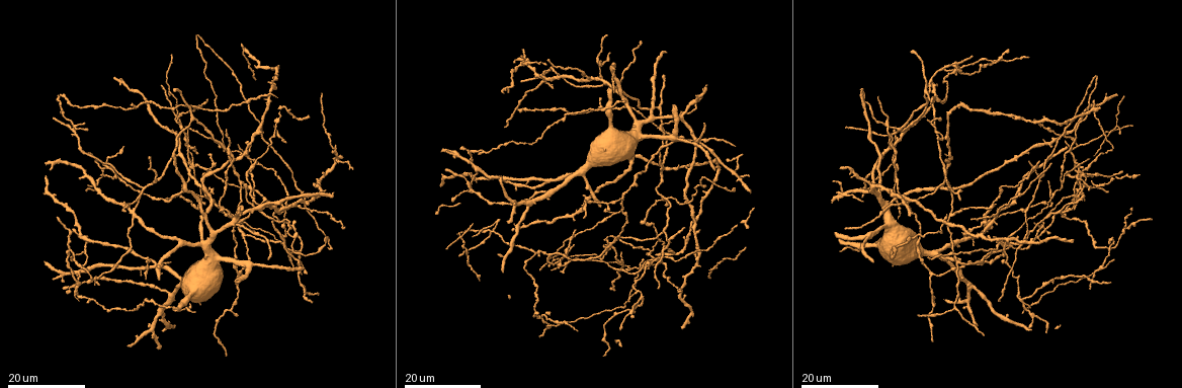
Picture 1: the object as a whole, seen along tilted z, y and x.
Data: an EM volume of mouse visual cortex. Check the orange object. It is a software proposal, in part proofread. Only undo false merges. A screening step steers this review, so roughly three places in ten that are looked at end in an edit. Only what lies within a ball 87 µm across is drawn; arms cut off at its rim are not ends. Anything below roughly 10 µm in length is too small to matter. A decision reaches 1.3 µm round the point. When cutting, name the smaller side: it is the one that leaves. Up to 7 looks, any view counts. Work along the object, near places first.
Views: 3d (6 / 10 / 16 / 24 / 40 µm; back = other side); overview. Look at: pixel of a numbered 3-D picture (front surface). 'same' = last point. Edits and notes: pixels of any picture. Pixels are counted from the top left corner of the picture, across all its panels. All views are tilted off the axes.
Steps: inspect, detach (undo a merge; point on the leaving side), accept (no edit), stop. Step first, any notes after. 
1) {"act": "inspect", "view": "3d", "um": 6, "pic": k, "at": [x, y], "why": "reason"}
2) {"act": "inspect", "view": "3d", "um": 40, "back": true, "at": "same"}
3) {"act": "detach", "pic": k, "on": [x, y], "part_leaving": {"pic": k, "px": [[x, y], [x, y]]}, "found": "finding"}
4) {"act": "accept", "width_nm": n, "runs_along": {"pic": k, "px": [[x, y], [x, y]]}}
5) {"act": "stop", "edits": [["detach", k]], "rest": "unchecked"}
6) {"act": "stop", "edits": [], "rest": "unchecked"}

{"act": "inspect", "view": "3d", "um": 16, "pic": 1, "at": [193, 165], "why": "a fork"}

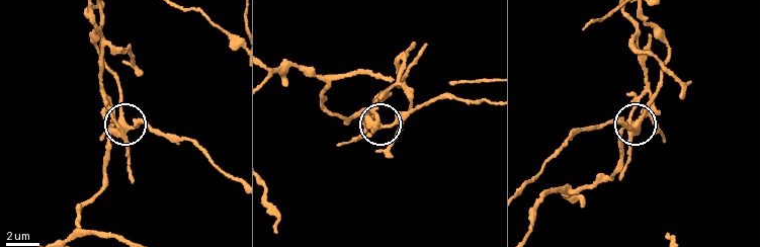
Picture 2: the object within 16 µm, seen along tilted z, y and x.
{"act": "inspect", "view": "3d", "um": 6, "pic": 2, "at": [635, 128]}

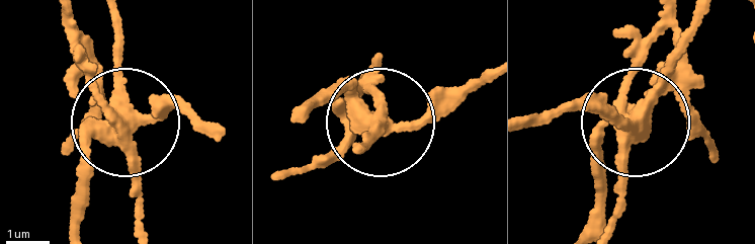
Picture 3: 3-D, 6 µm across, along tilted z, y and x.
{"act": "detach", "pic": 3, "on": [76, 92], "width_nm": 350, "part_leaving": {"pic": 3, "px": [[127, 137], [96, 89], [72, 15]]}, "found": "a second cell is stuck on"}

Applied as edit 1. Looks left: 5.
{"act": "inspect", "view": "overview"}

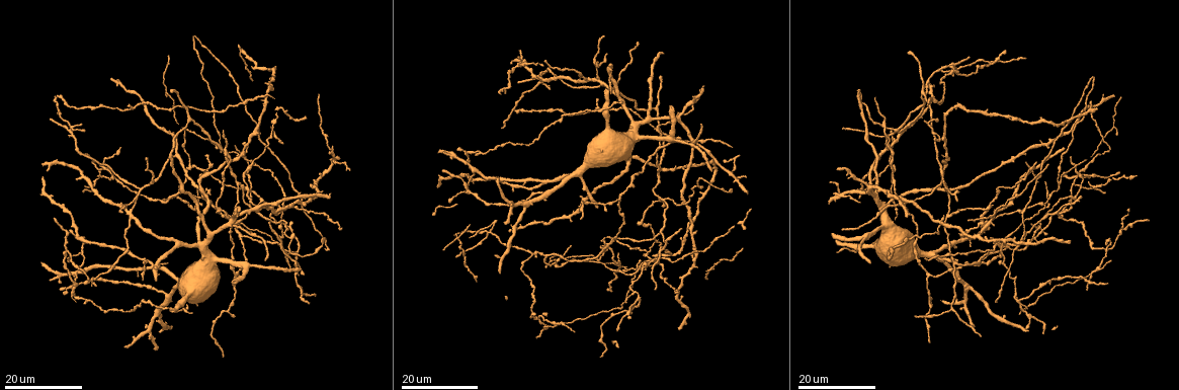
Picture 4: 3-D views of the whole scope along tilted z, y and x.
{"act": "inspect", "view": "3d", "um": 16, "pic": 4, "at": [132, 212], "why": "looks like a crossing"}

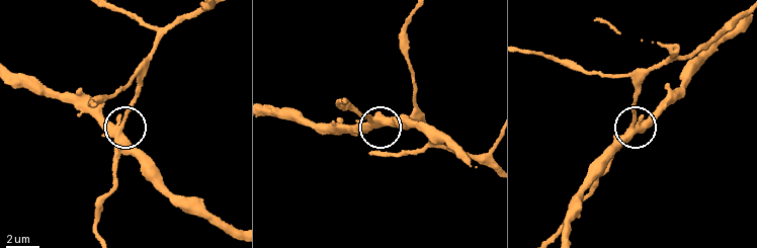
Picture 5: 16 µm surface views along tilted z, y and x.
{"act": "inspect", "view": "3d", "um": 10, "pic": 5, "at": [118, 123], "why": "zoom in"}

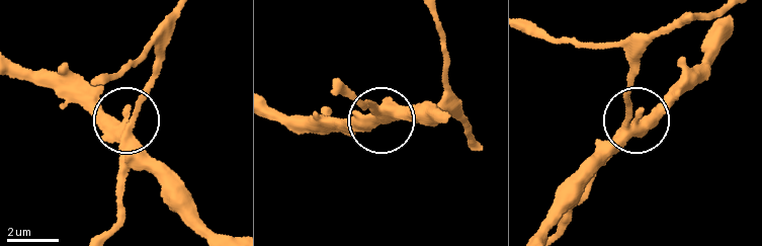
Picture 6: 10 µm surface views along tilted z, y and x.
{"act": "accept", "side_arm_um": 33, "runs_along": {"pic": 6, "px": [[193, 227], [175, 214], [142, 163], [123, 121], [71, 103]]}, "found": "all the same cell"}

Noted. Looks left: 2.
{"act": "inspect", "view": "3d", "um": 24, "pic": 4, "at": [1060, 184], "why": "two arms in line, one across"}

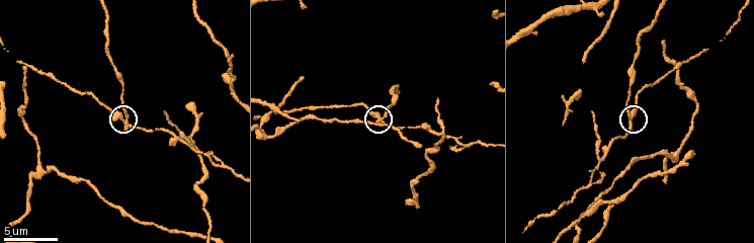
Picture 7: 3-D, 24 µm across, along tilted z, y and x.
{"act": "inspect", "view": "3d", "um": 6, "pic": 7, "at": [122, 120], "why": "closer look"}

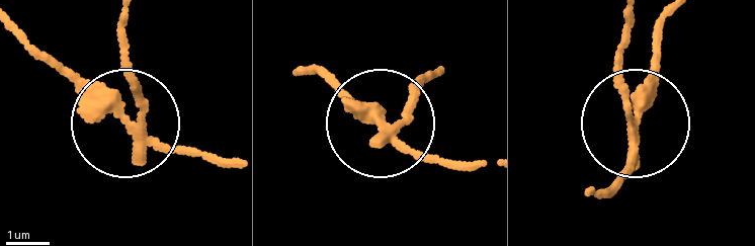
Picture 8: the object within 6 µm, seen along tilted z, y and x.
{"act": "detach", "pic": 8, "on": [131, 84], "arms": 3, "part_leaving": {"pic": 8, "px": [[139, 130], [127, 13]]}, "found": "a second cell is stuck on"}

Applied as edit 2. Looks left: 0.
{"act": "stop", "edits": [["detach", 3], ["detach", 8]], "rest": "unchecked"}

